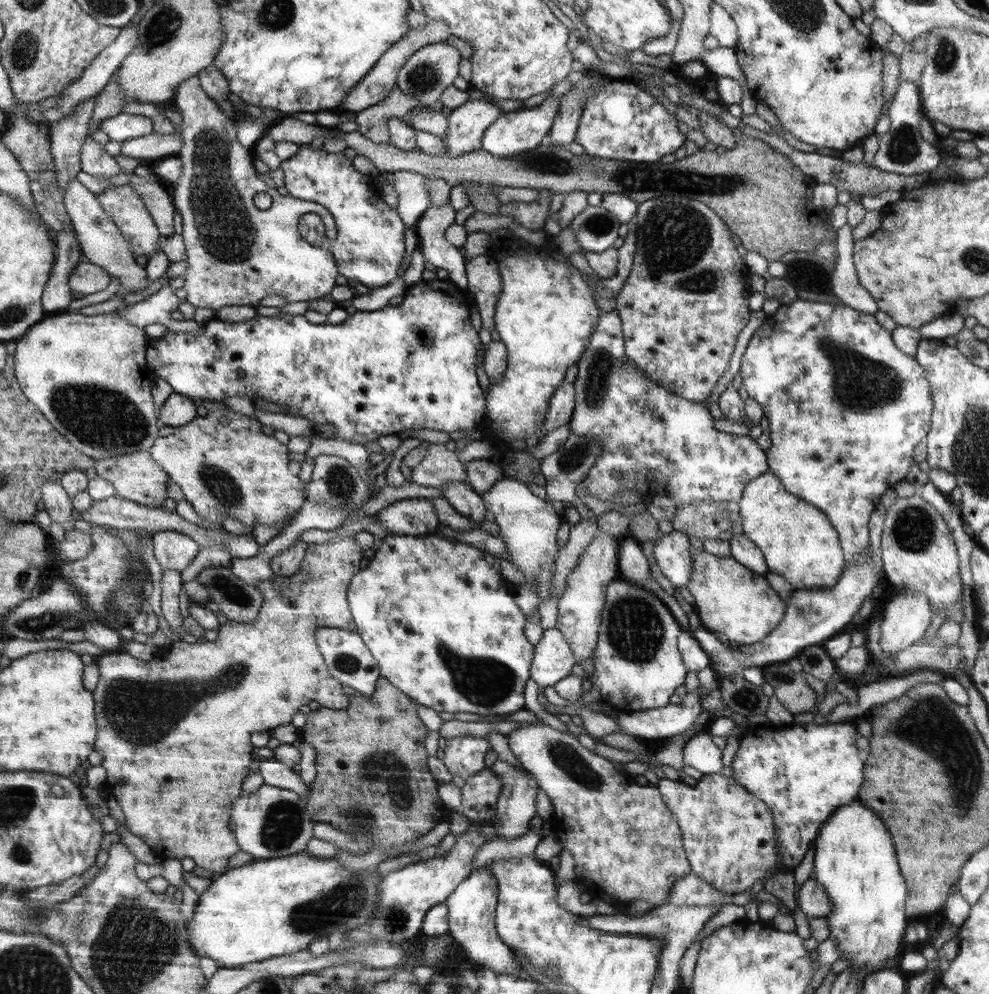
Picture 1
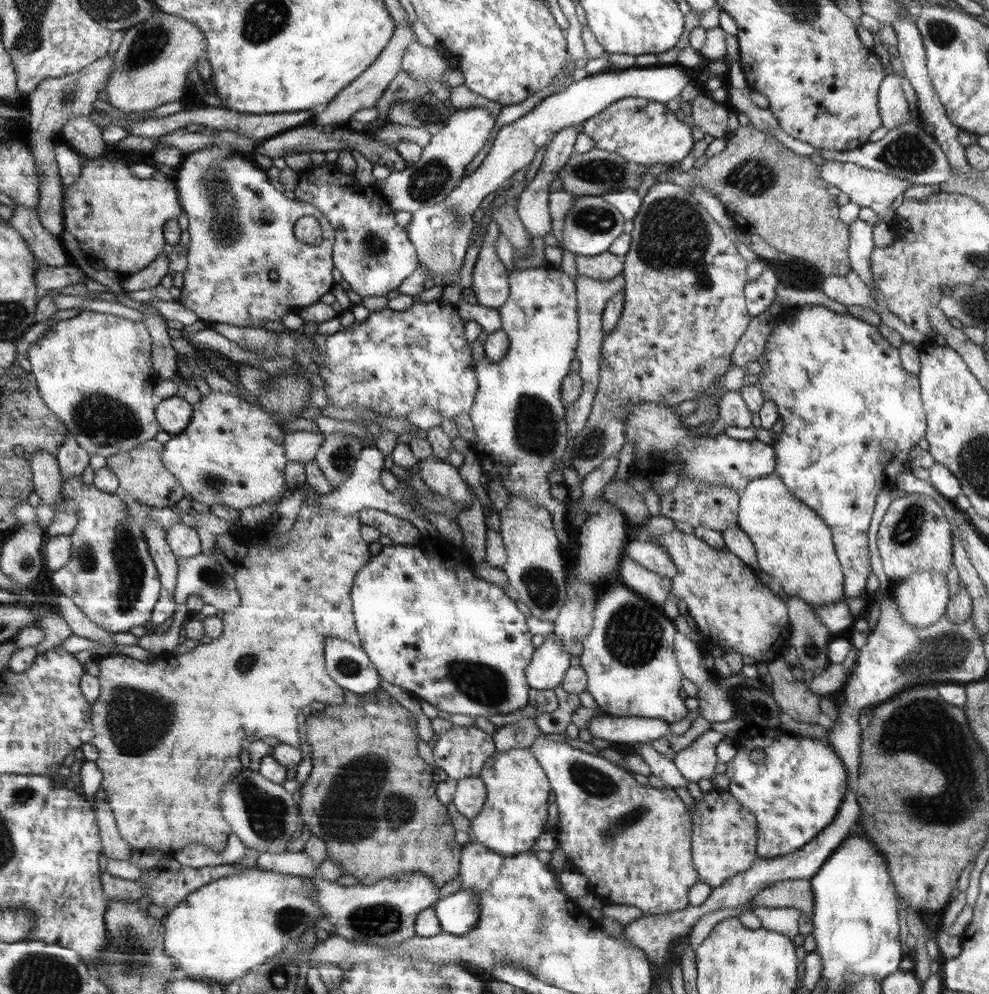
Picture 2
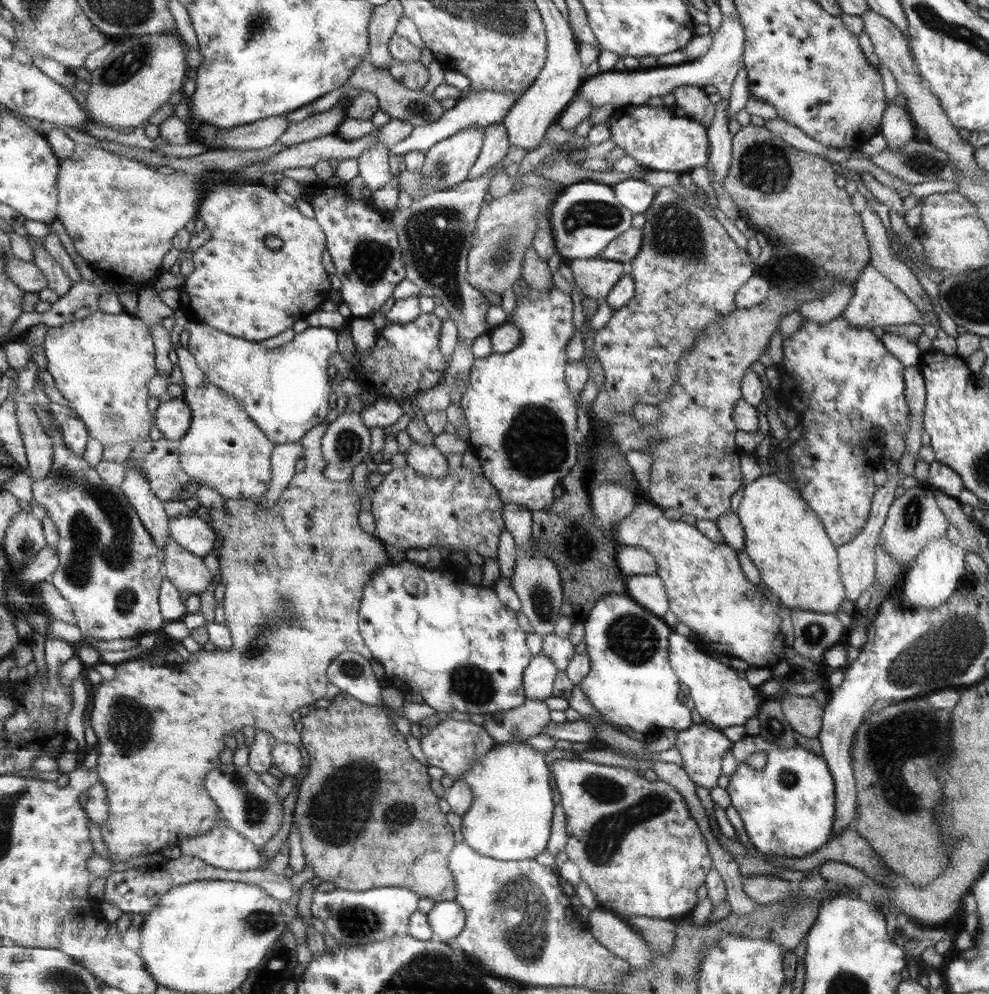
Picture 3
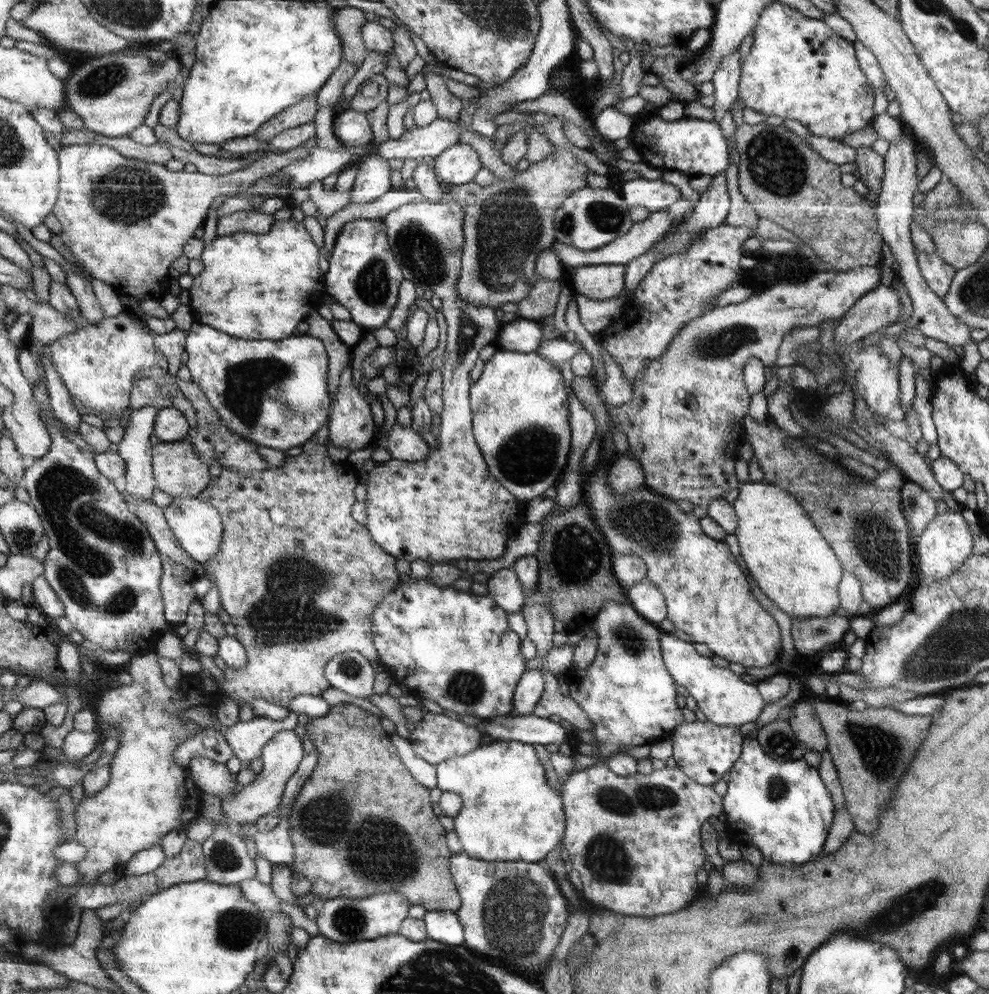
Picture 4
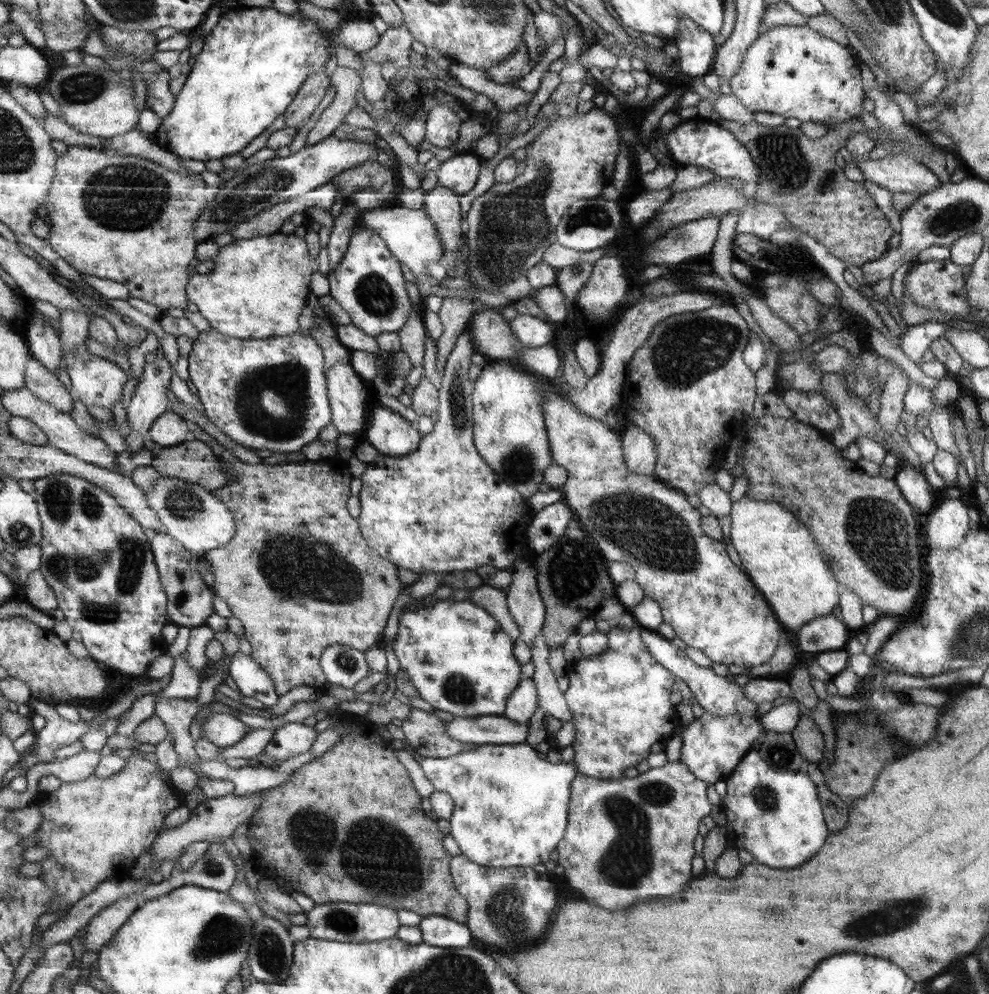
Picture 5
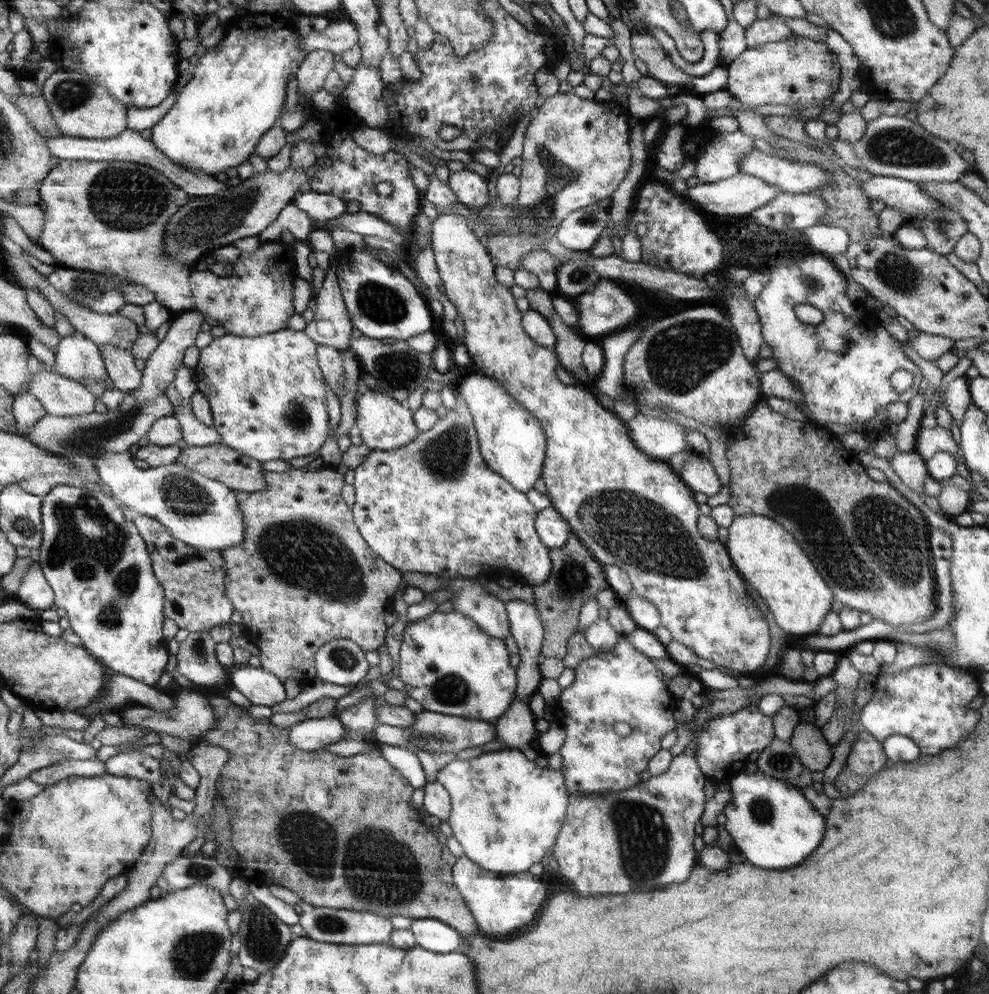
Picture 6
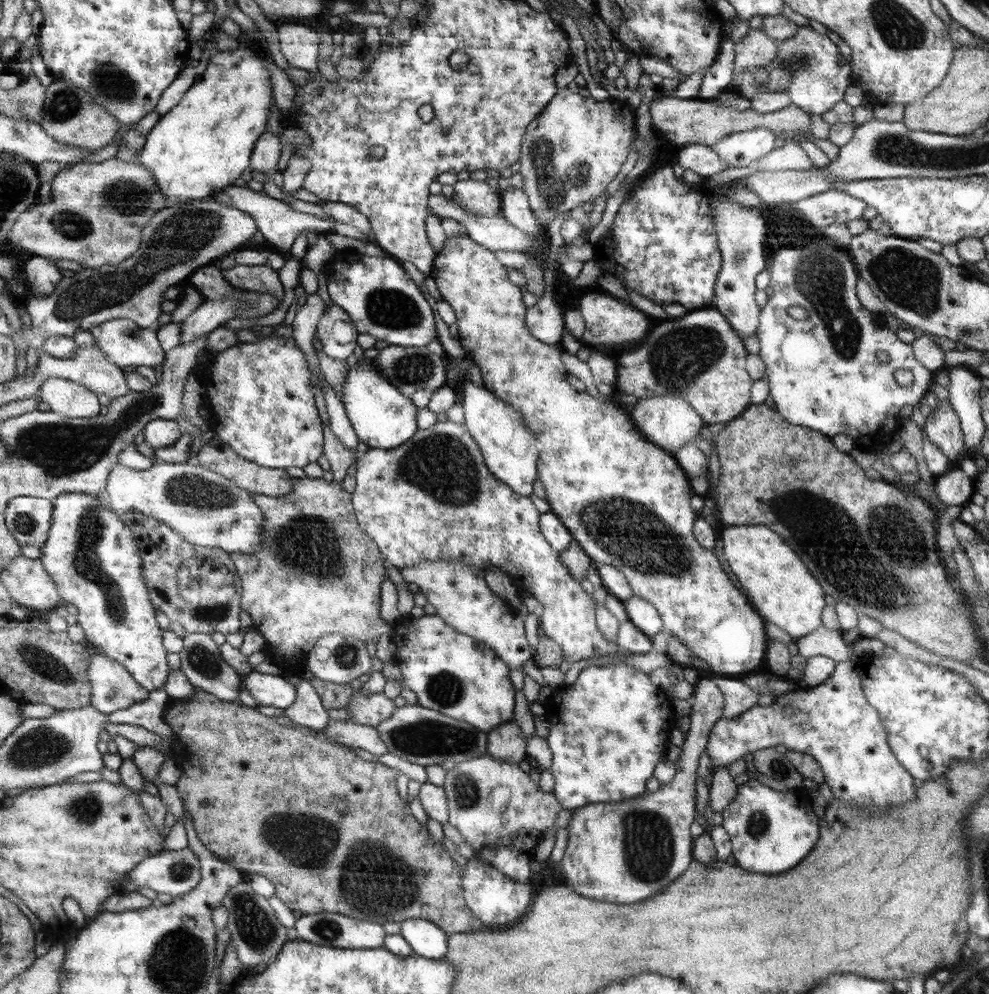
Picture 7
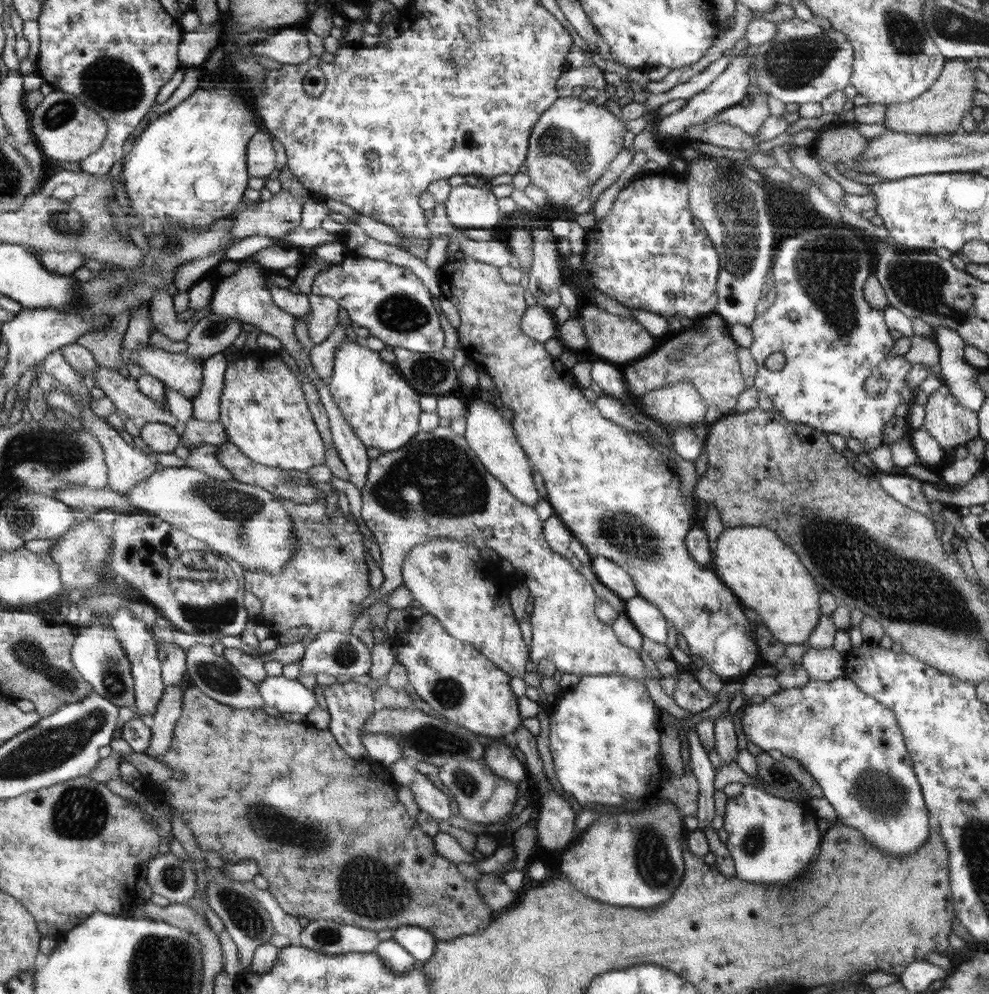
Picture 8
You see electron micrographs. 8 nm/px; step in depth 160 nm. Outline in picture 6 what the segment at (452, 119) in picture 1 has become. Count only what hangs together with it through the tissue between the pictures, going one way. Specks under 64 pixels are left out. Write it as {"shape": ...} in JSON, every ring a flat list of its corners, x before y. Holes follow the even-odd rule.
{"shape":[[471,169,448,171,447,185,456,198,466,206,481,209,493,199,488,195,487,179]]}

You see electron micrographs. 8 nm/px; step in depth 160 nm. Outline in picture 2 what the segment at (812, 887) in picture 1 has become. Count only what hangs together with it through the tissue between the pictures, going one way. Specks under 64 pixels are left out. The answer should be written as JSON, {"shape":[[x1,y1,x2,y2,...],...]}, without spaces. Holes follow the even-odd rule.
{"shape":[[808,880,775,882,758,893,750,903,752,906,766,908,795,908,811,916,814,910,811,882]]}

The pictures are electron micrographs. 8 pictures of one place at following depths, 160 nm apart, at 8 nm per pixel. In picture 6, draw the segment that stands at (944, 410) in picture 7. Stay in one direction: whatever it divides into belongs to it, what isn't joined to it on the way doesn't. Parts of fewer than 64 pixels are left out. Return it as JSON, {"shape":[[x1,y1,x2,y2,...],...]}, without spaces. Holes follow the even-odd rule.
{"shape":[[921,425,915,436,915,446,913,452,917,453,924,461,930,459,938,452,950,452,957,462,957,472,966,480,970,479,971,472,960,458,959,447,952,439,951,431,946,431,943,427,936,425,929,428,928,425]]}

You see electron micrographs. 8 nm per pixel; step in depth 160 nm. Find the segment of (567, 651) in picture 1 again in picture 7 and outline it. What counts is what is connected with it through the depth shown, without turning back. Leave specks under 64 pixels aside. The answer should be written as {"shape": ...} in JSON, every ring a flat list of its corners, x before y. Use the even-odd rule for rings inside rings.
{"shape":[[515,719,487,733,487,754,519,764,526,758,526,737]]}

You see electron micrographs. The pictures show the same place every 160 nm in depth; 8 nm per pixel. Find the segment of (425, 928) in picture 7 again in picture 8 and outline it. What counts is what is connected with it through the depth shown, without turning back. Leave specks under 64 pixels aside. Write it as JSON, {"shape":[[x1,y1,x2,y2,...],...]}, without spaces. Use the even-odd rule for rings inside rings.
{"shape":[[404,926,394,929,392,940,404,946,419,964,432,959,436,942,438,942,428,930,420,926]]}

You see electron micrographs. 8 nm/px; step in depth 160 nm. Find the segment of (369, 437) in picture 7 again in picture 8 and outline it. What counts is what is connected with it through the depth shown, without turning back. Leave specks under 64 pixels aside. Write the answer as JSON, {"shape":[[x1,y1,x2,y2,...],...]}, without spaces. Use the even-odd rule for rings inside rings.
{"shape":[[347,338,337,350,333,375,327,380,333,401,338,404,347,423,366,448,376,448,382,450,382,453,396,451,410,443,414,435,420,431,419,416,422,412,422,405,419,403,419,398,422,394,416,392,416,389,412,388,407,380,404,380,399,369,380,360,378,351,362,348,362,346,358,346,358,343,360,343,358,339,351,341]]}

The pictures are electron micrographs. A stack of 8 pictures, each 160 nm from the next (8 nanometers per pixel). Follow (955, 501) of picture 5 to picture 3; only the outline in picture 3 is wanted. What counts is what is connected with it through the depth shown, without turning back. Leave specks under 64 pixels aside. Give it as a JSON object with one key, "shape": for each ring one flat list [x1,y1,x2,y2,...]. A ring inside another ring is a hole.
{"shape":[[945,534,945,536,931,540,927,546,923,548,921,554,917,556,916,562,911,563,910,566,907,567,904,580,902,580,902,594,906,597,906,601,908,601,911,608,927,608,930,610,931,608,942,606,942,604,948,601,948,599,957,592,961,578,967,572,965,569,966,550,963,550,961,543,954,545,954,543,946,537,947,535]]}

